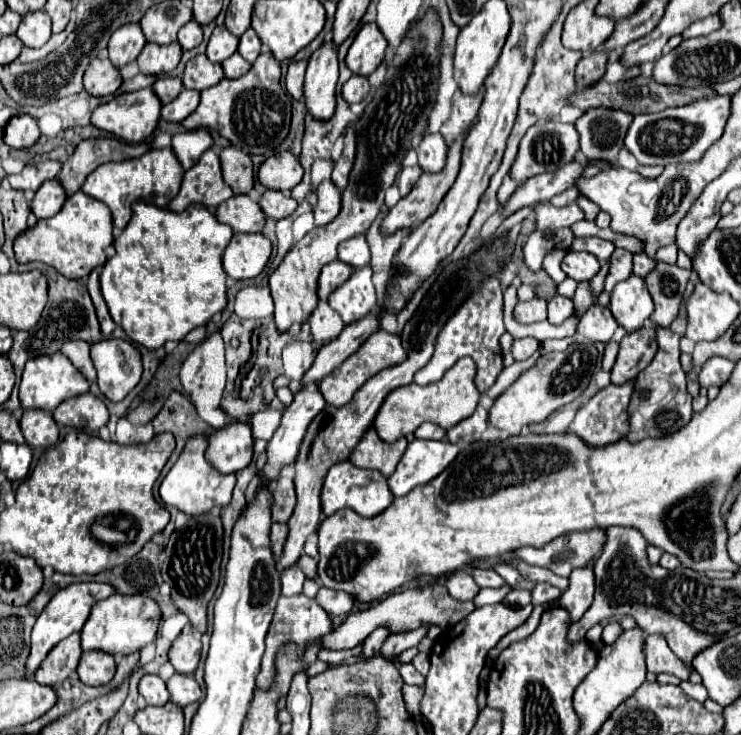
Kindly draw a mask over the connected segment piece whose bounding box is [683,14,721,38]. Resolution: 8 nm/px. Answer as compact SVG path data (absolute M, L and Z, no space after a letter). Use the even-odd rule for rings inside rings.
M713 14L711 18L703 18L703 20L695 22L695 24L691 24L691 26L689 26L689 30L685 30L685 32L683 32L683 36L685 36L685 38L705 36L705 34L709 34L709 32L719 30L719 26L721 26L721 16L719 16L719 14Z

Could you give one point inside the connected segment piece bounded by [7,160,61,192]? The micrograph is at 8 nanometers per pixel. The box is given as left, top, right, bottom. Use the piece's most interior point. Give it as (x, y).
(32, 177)

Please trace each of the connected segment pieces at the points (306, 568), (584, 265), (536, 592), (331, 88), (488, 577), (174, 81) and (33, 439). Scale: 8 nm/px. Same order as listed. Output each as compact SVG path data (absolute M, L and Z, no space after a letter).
M301 556L301 560L297 562L297 566L307 574L307 578L311 578L311 580L315 580L317 578L317 562L313 560L313 558L309 558L309 556Z
M571 250L571 252L561 260L561 270L563 270L569 278L573 278L573 280L577 280L577 282L591 280L591 278L599 272L599 268L601 268L599 260L597 260L593 254L589 254L589 252L575 252L575 250Z
M537 584L533 588L531 596L533 596L533 606L537 606L537 604L553 604L553 602L559 600L561 590L551 586L551 584Z
M323 44L309 58L309 66L303 82L307 112L317 120L329 120L329 116L335 114L337 78L339 78L337 48L333 48L333 44Z
M489 570L489 572L473 572L473 578L475 578L475 582L479 586L487 586L487 588L505 586L505 580L495 570Z
M159 78L159 80L153 84L153 92L159 96L159 100L161 100L163 104L175 100L181 90L183 90L181 78Z
M29 408L21 416L21 430L31 448L51 448L59 438L59 428L51 412Z

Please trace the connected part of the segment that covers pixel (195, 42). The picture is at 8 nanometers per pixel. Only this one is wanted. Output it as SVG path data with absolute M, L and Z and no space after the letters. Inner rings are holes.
M191 20L189 24L185 24L179 30L179 44L183 50L191 50L191 48L199 46L201 40L203 40L203 28L195 20Z

